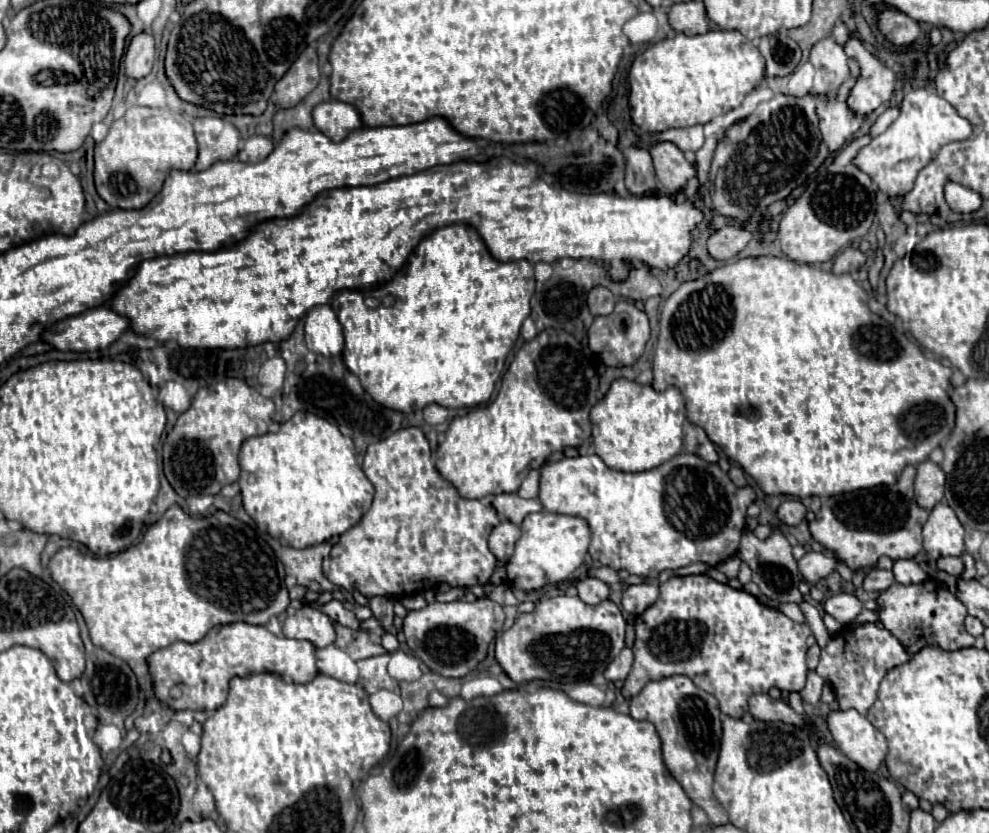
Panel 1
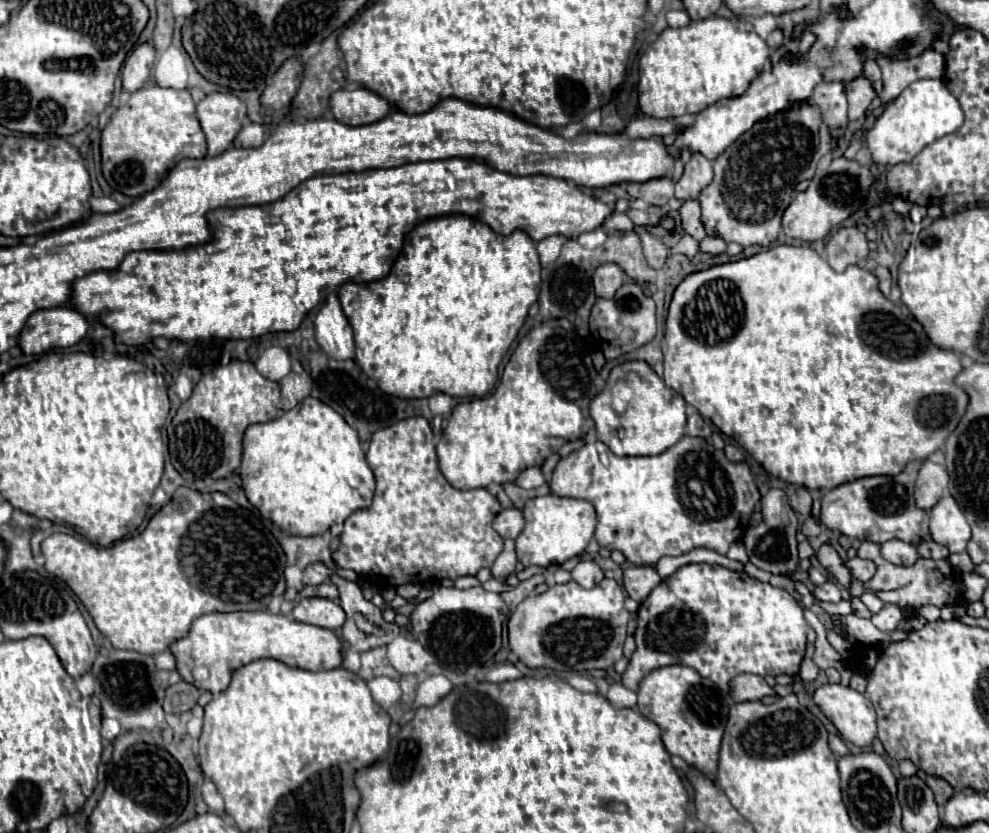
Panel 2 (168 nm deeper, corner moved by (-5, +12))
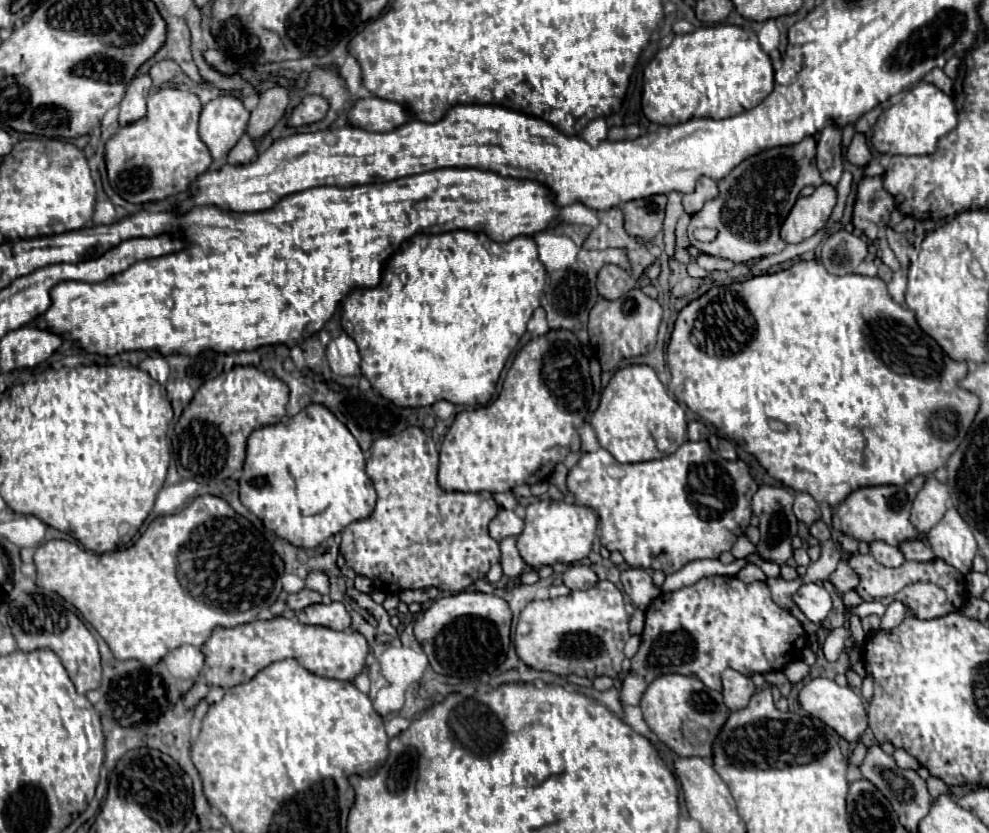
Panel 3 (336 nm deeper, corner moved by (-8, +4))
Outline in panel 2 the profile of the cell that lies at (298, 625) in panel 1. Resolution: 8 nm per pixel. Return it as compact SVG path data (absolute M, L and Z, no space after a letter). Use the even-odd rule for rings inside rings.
M322 597L300 599L294 605L292 615L300 623L318 625L318 627L324 627L324 629L330 629L330 631L342 627L344 619L346 619L346 615L344 615L344 611L338 603L334 603L330 599L322 599Z

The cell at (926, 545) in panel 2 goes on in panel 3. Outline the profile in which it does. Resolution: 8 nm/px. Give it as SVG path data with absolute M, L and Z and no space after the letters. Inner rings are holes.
M921 539L903 541L899 545L899 551L905 555L905 559L913 559L913 561L931 561L931 559L935 559L931 547L925 545Z

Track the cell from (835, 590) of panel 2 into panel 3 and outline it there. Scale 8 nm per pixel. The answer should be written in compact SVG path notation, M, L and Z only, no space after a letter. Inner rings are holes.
M815 583L801 585L793 595L793 601L815 625L821 625L827 613L831 611L831 595L821 585Z

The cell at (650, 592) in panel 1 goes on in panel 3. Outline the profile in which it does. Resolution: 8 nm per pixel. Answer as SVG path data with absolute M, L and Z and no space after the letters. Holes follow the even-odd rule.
M625 569L621 573L621 583L625 587L625 593L631 597L633 605L637 605L641 611L645 611L649 603L661 593L659 587L653 585L647 569Z

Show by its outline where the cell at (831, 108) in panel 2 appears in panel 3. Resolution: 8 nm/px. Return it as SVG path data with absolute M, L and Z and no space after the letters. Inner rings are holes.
M825 127L817 141L817 167L821 171L823 183L837 187L843 173L843 149L841 149L841 129Z

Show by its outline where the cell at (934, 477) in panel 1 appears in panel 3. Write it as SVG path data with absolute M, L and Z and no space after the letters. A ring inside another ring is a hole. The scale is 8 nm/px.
M929 477L923 485L923 489L917 493L911 509L911 523L915 529L925 535L947 511L947 499L949 489L947 485L939 483L935 477Z

